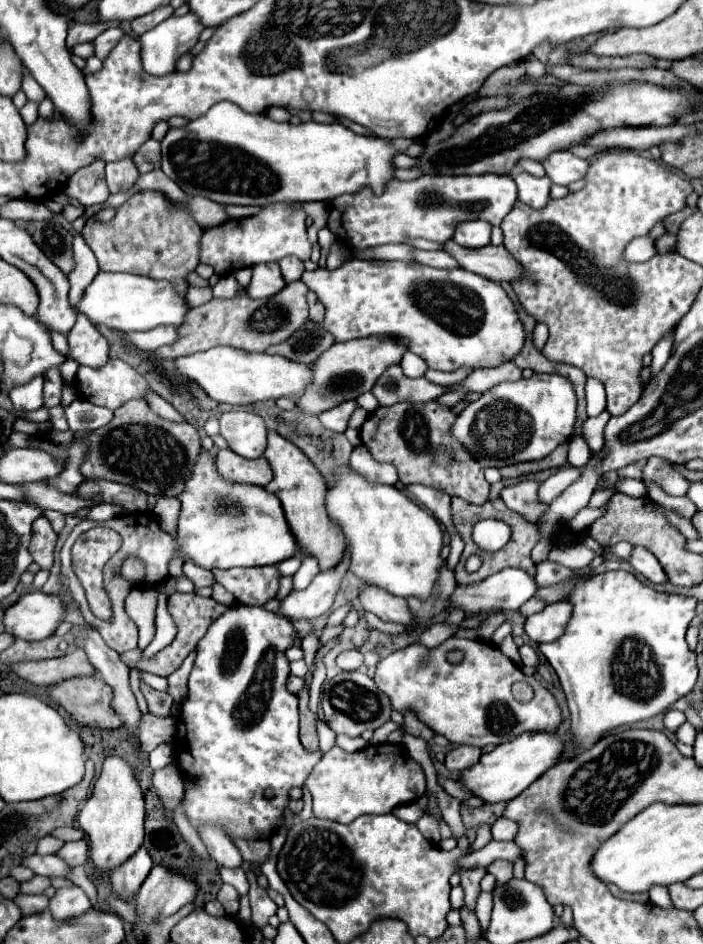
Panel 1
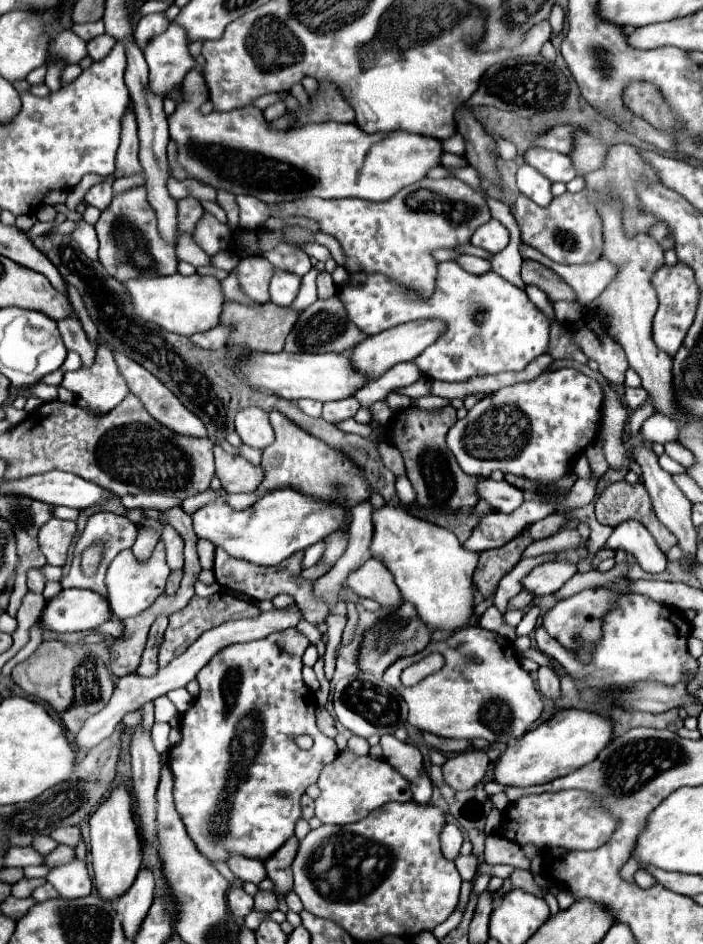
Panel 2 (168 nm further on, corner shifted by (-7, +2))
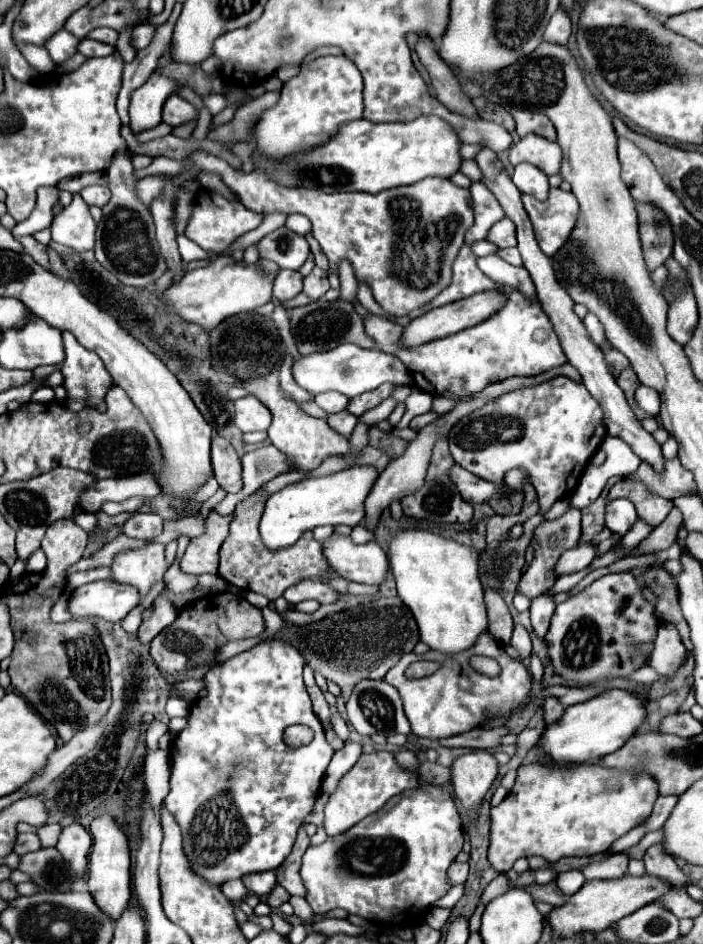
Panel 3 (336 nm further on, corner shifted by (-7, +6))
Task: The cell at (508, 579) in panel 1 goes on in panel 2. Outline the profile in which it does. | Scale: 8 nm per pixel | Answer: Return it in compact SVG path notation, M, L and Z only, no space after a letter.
M569 561L543 563L543 565L537 565L529 575L525 575L521 579L521 589L529 591L537 597L549 595L549 593L555 593L557 589L561 589L565 585L565 581L575 575L575 571L577 571L577 567Z

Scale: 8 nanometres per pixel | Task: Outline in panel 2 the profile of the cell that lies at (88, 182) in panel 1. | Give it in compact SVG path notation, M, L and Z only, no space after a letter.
M103 181L103 183L93 185L85 195L85 203L103 211L111 203L111 185L113 181Z

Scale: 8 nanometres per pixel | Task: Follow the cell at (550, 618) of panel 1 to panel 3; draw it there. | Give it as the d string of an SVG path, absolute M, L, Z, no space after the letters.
M623 571L603 575L577 595L559 603L551 617L545 643L555 675L585 687L595 681L629 677L647 665L647 657L639 653L639 645L655 641L657 627L659 619L653 605L643 597L641 581L631 571Z

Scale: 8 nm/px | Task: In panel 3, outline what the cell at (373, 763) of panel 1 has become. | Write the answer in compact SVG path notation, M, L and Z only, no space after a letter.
M381 749L361 755L355 767L341 779L337 791L329 797L329 803L325 807L327 837L337 837L339 833L345 833L347 829L351 829L351 825L357 825L363 817L379 811L393 795L399 795L407 789L415 789L415 785L419 785L419 777L413 771L399 767L391 751Z

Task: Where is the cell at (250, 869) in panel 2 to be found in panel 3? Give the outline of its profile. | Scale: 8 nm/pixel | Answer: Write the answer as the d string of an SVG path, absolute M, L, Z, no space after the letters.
M267 871L267 873L251 873L247 877L243 877L243 883L245 887L255 893L257 897L267 897L275 883L277 883L277 877L275 877L275 871Z

